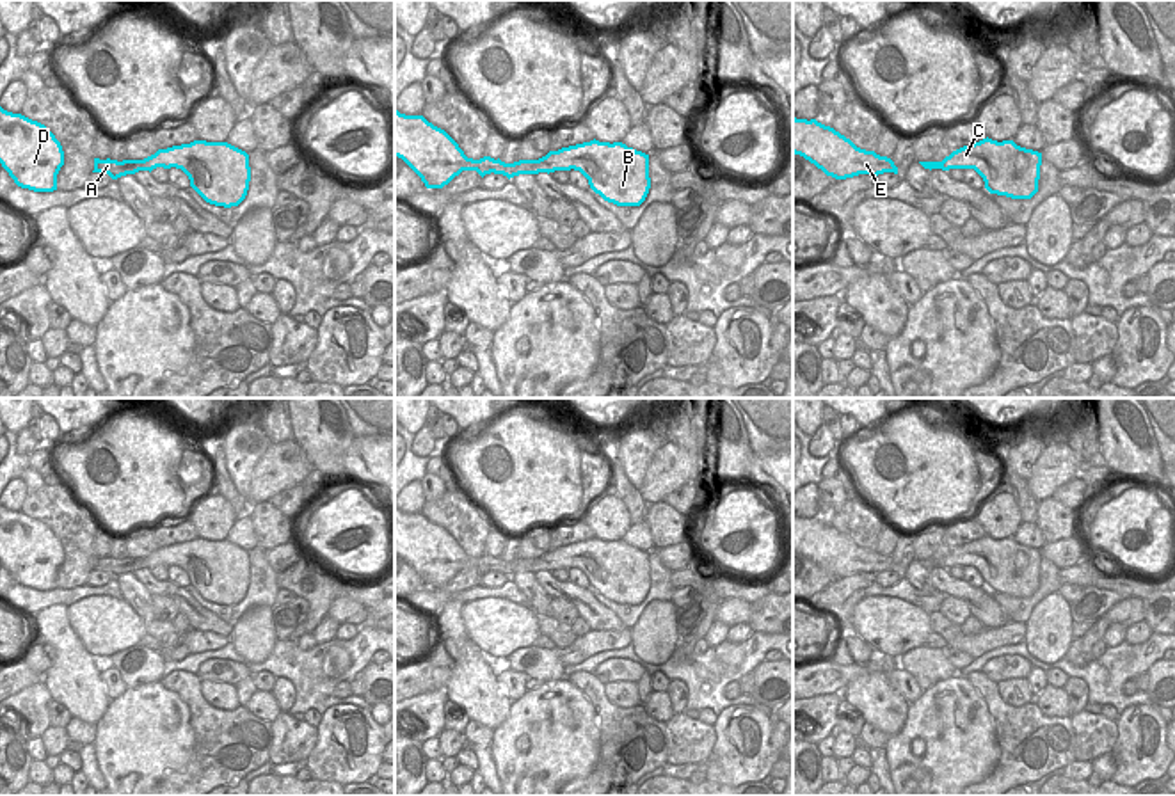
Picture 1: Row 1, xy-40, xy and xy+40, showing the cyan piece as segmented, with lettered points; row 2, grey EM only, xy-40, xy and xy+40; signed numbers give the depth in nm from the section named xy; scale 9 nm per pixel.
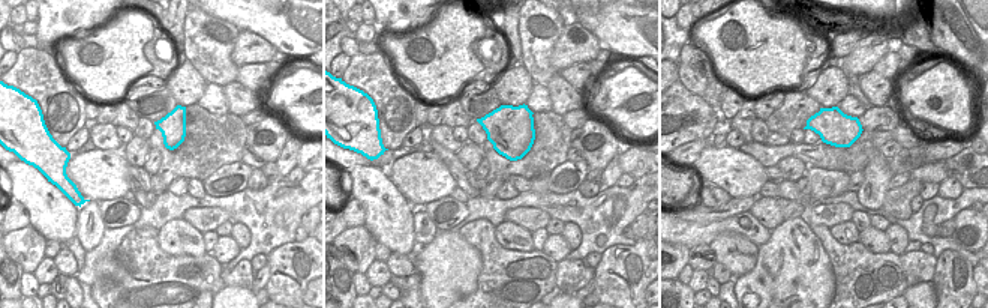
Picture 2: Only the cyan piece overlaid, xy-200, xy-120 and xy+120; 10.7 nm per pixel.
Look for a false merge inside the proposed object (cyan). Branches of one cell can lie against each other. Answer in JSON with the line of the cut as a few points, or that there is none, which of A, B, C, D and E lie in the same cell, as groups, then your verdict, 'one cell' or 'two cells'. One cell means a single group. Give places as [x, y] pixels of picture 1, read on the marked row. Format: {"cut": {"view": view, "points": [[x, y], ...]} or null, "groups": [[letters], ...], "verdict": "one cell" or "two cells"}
{"cut": null, "groups": [["A", "B", "C", "D", "E"]], "verdict": "one cell"}

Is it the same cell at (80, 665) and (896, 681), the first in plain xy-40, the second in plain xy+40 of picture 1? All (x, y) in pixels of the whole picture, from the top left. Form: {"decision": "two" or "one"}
{"decision": "two"}

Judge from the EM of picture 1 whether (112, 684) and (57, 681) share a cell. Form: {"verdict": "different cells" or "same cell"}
{"verdict": "different cells"}

